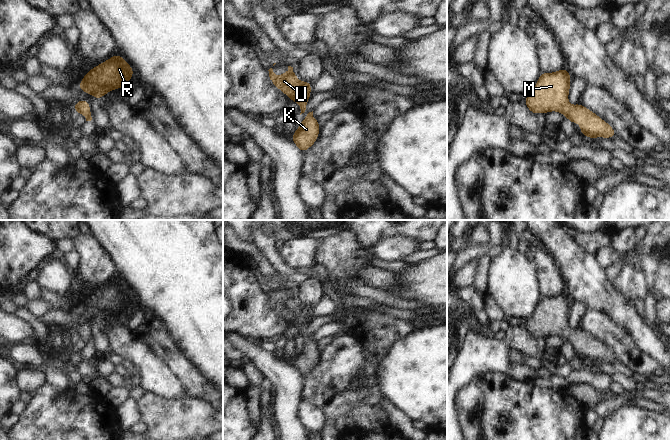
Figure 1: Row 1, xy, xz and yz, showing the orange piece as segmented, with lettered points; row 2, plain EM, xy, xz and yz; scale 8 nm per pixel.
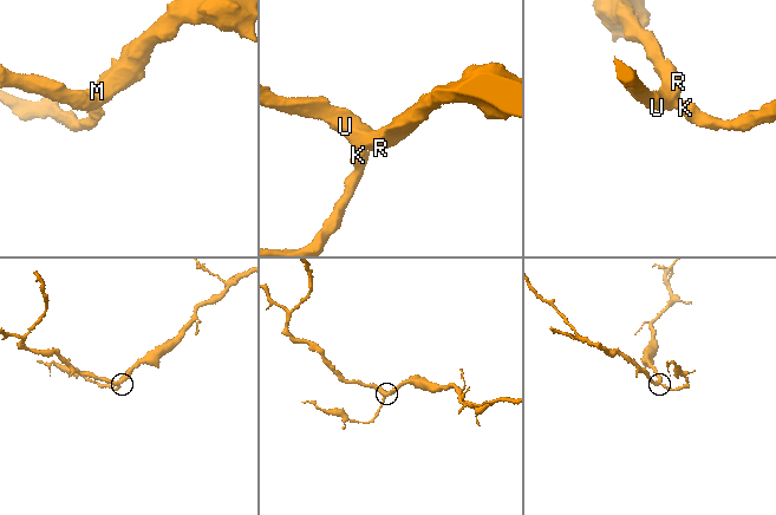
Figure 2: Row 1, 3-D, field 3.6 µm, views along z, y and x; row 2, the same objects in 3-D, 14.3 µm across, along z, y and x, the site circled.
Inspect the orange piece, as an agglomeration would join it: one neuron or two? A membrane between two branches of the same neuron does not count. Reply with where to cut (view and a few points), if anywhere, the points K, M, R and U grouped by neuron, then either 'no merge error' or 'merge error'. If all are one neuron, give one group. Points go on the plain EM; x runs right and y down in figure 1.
no cut; K M R U; no merge error

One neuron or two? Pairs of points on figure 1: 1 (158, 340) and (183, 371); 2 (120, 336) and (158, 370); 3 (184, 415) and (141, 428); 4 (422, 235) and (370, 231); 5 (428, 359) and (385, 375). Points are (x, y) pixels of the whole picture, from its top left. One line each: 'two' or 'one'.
1: one
2: one
3: two
4: one
5: one

